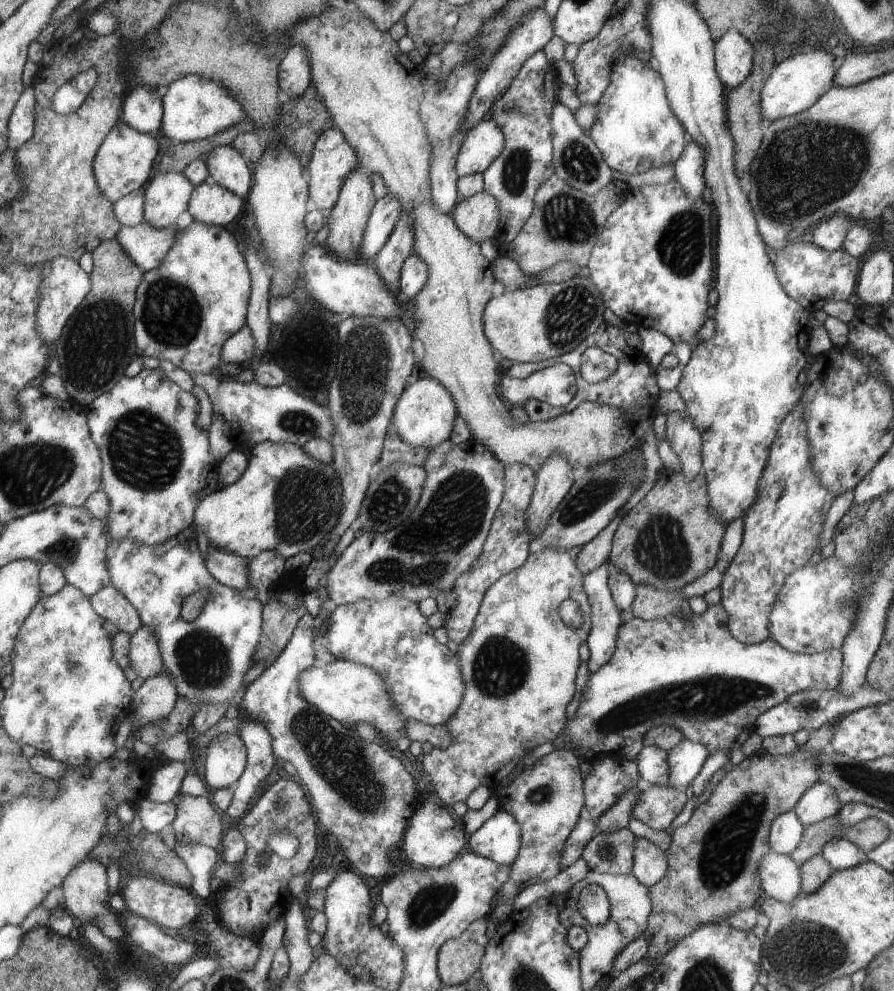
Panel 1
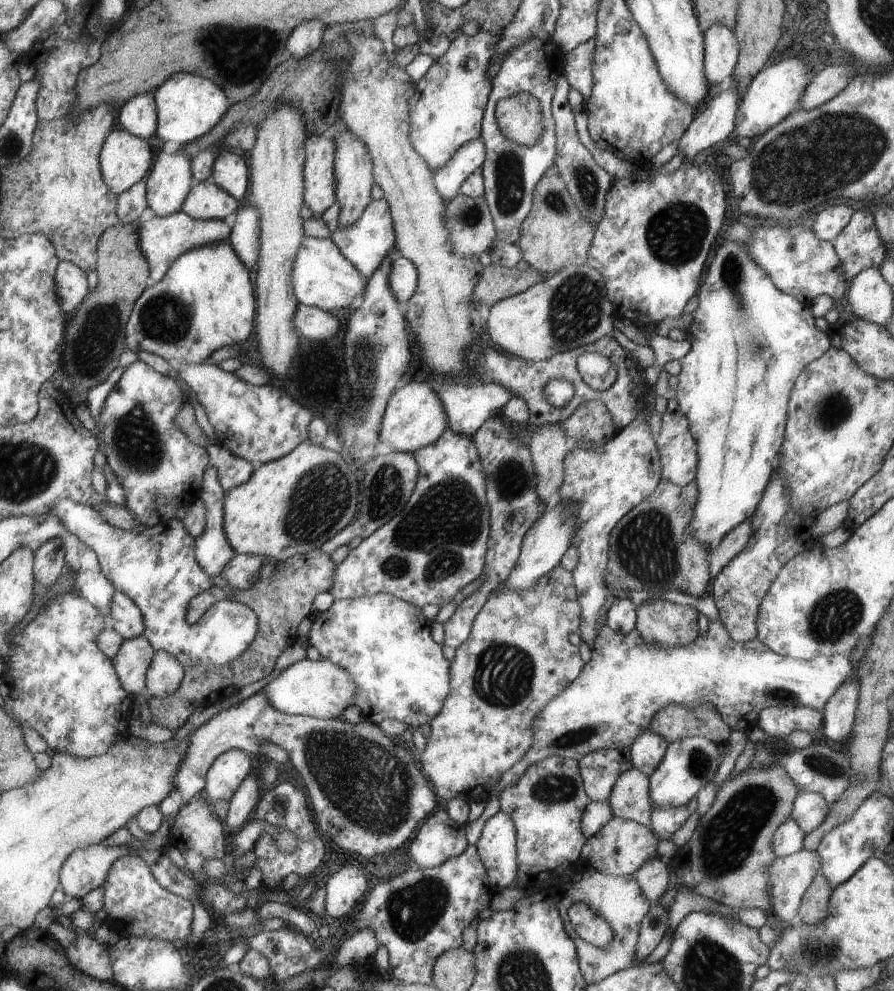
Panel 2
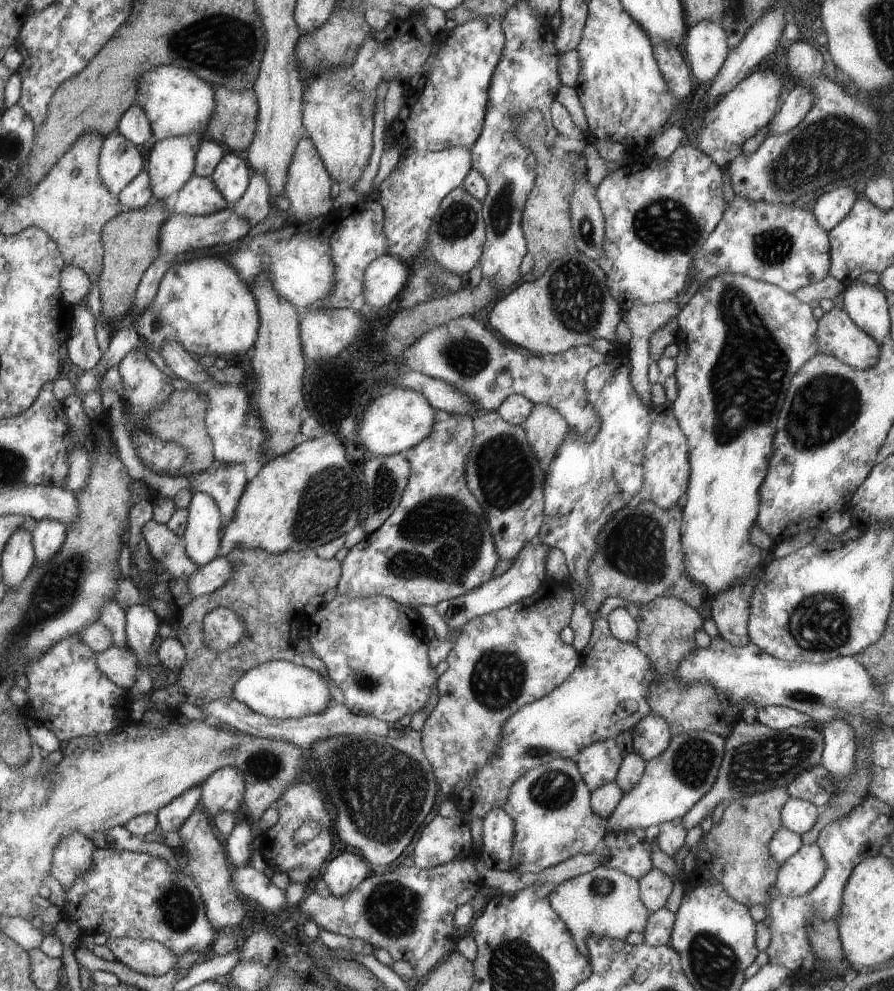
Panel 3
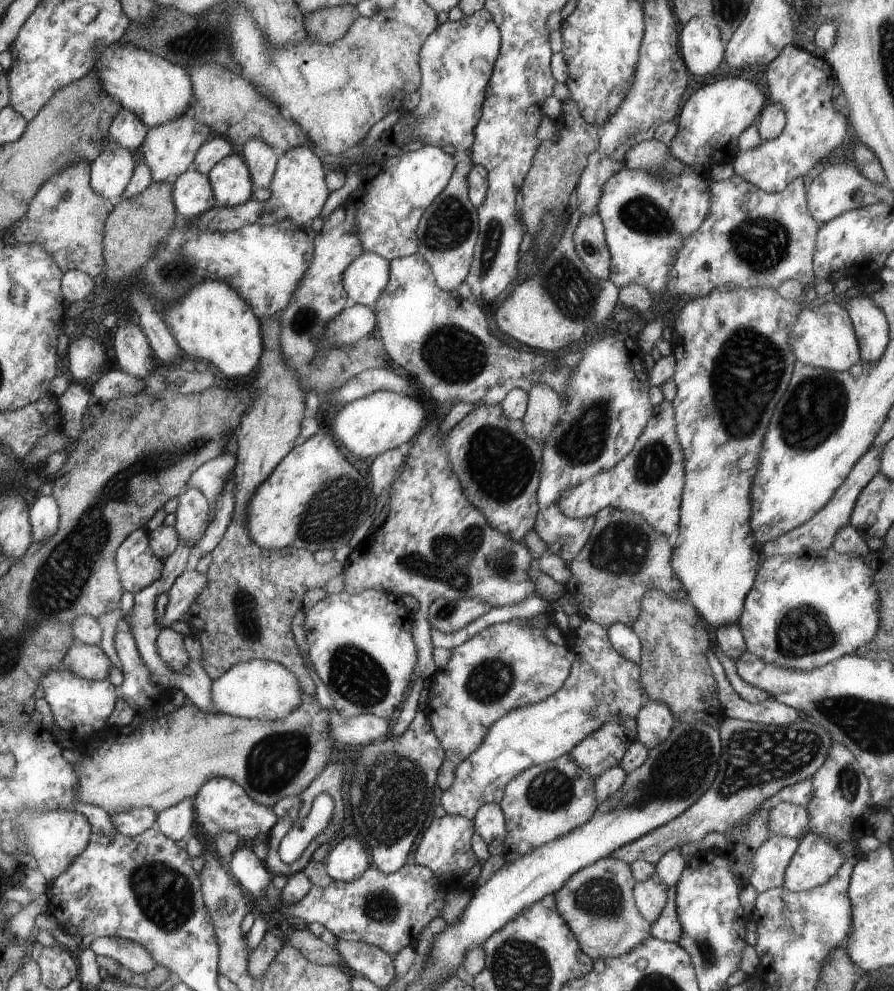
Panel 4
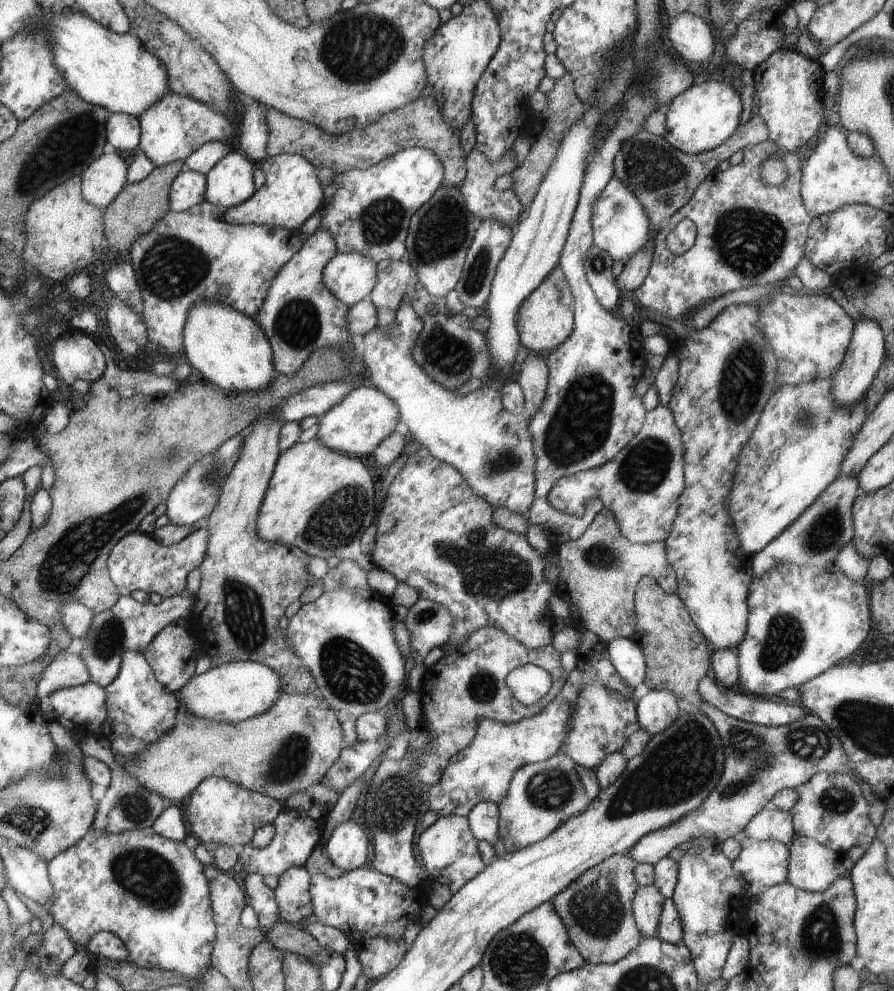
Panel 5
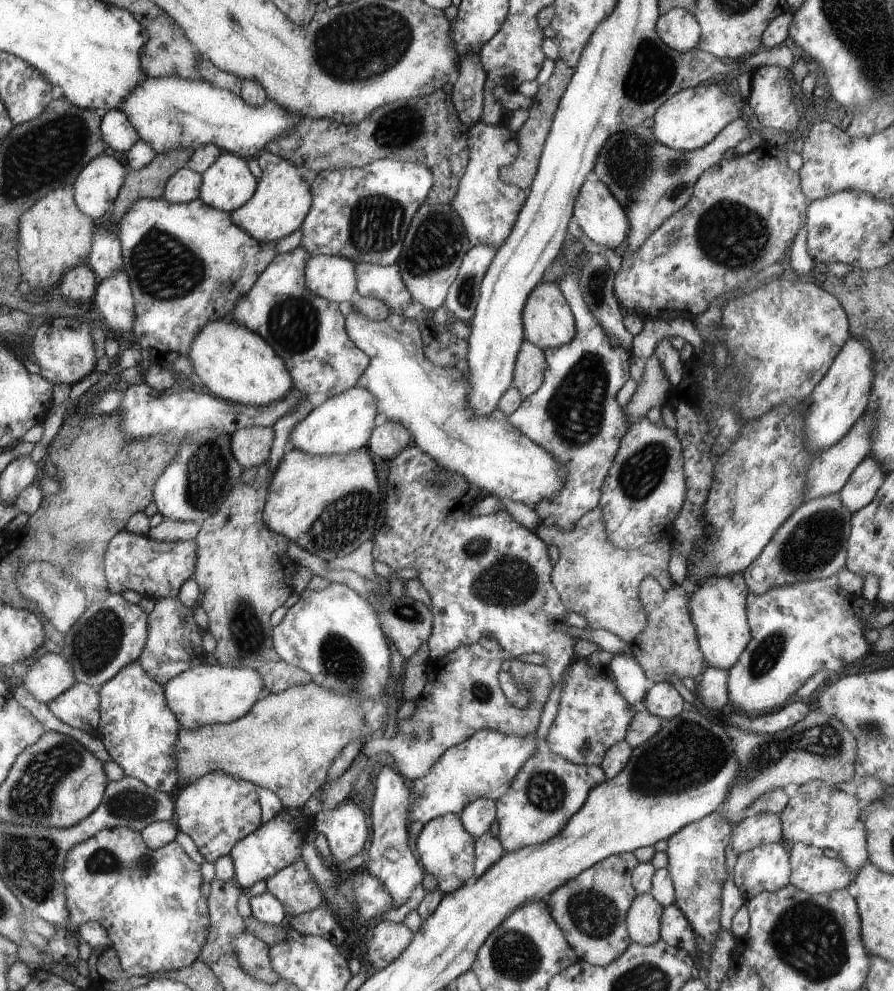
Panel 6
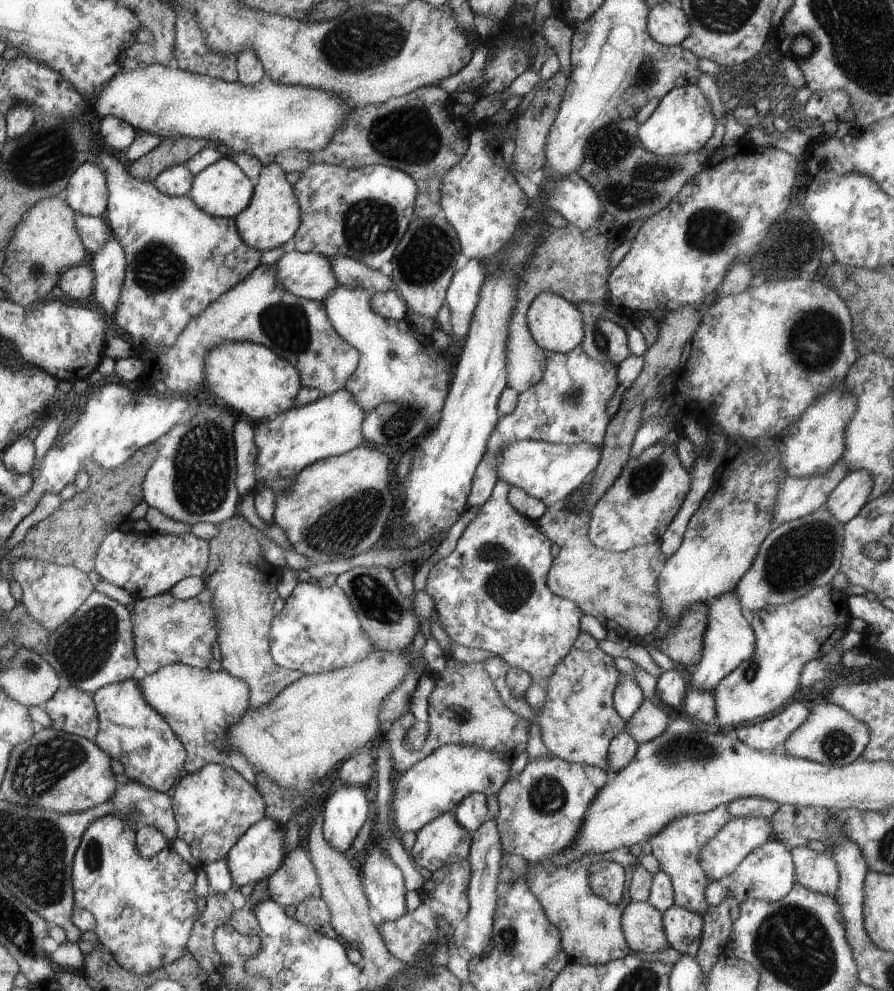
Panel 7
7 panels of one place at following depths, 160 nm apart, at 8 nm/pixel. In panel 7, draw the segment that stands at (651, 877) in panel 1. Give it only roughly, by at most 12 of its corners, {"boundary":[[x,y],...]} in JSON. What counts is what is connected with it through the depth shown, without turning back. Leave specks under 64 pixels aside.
{"boundary":[[630,901],[621,927],[632,952],[669,947],[663,913]]}

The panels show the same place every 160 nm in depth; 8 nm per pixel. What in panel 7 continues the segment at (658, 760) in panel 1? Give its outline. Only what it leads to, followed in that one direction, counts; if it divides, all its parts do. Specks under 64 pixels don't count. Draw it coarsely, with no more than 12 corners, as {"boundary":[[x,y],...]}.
{"boundary":[[665,671],[655,698],[670,710],[680,708],[688,671]]}

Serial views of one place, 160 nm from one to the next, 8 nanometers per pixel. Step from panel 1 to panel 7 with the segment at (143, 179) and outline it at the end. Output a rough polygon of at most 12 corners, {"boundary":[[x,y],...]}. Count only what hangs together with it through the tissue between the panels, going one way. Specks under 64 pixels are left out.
{"boundary":[[96,161],[78,168],[65,189],[78,215],[104,218],[109,190]]}

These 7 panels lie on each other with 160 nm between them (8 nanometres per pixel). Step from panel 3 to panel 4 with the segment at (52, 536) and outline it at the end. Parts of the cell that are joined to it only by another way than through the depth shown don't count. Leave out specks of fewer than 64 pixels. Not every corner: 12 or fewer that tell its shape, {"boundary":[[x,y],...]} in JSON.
{"boundary":[[38,495],[29,518],[33,540],[45,543],[59,527],[59,506]]}

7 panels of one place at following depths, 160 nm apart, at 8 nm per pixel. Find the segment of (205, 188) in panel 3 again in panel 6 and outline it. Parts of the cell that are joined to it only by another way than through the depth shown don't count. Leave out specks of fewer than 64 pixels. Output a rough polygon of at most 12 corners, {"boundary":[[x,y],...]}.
{"boundary":[[182,167],[162,193],[169,203],[200,198],[203,176]]}

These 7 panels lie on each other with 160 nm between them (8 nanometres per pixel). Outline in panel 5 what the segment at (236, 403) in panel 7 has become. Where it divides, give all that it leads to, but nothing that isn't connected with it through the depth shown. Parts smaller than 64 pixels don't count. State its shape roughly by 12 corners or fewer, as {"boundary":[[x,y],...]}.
{"boundary":[[220,301],[189,310],[183,348],[205,382],[234,393],[276,377],[272,344]]}

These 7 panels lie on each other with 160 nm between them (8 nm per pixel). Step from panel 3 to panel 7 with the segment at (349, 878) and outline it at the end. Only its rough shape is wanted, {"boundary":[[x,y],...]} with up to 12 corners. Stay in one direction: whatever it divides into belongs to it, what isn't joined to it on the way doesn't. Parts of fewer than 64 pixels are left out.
{"boundary":[[363,788],[322,802],[325,838],[345,854],[370,820]]}

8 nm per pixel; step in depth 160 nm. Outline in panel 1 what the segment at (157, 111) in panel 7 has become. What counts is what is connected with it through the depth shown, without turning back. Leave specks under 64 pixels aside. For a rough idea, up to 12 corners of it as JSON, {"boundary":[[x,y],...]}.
{"boundary":[[172,170],[145,191],[145,222],[176,225],[196,188]]}

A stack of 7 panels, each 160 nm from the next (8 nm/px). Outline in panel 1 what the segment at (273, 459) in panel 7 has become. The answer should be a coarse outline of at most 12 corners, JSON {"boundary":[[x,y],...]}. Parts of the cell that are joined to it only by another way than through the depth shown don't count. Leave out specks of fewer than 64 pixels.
{"boundary":[[434,378],[404,388],[391,422],[402,442],[434,448],[459,415]]}

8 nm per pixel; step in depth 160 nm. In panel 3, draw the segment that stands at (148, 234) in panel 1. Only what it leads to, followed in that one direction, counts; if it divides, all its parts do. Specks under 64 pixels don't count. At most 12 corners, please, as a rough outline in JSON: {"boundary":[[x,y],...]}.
{"boundary":[[230,208],[173,212],[159,230],[159,255],[141,278],[137,315],[152,302],[179,254],[234,244],[250,228]]}

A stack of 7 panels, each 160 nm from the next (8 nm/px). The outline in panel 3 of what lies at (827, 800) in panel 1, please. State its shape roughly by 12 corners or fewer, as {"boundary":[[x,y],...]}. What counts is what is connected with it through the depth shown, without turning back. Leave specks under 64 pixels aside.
{"boundary":[[790,797],[784,827],[800,836],[816,824],[821,808]]}

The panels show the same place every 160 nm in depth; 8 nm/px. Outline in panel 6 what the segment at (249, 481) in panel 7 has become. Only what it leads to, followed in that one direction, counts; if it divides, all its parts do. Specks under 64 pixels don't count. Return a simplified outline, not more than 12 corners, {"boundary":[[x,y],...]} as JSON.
{"boundary":[[274,427],[240,428],[230,450],[244,470],[268,461]]}

